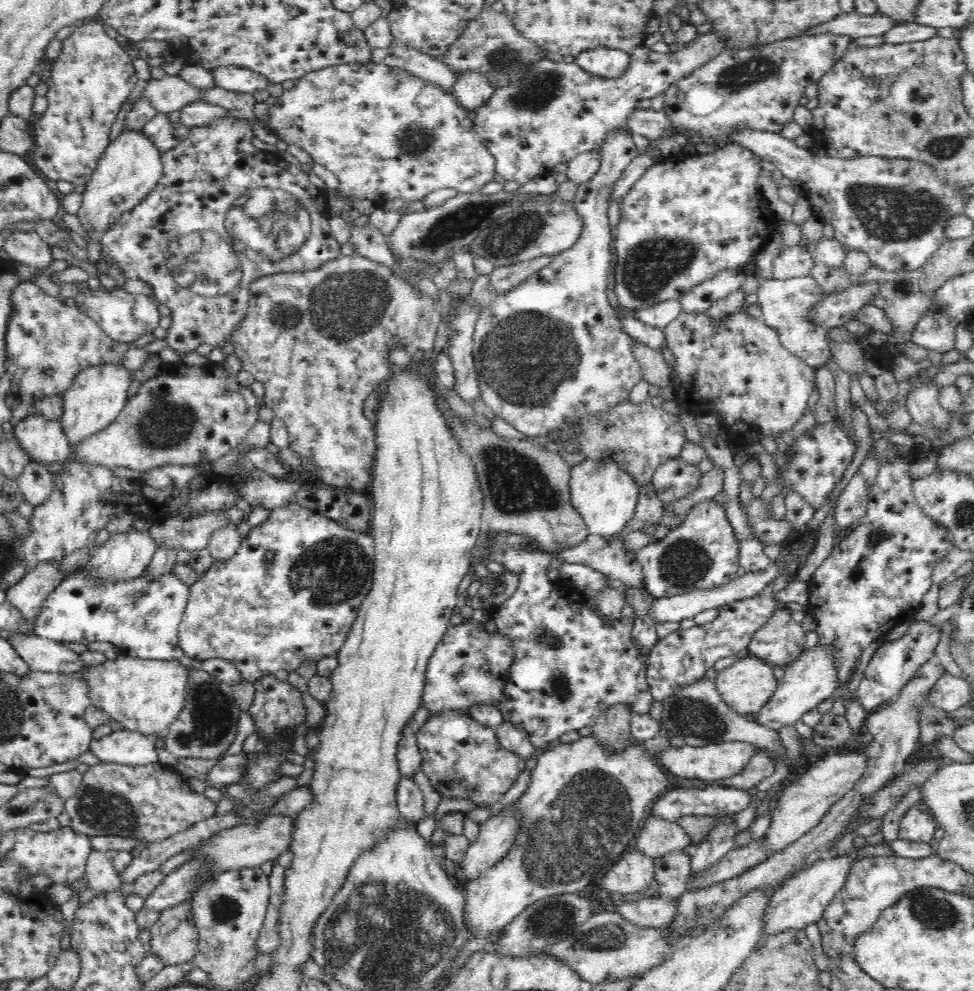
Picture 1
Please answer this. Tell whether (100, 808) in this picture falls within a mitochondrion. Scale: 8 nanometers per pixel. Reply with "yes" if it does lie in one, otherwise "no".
yes

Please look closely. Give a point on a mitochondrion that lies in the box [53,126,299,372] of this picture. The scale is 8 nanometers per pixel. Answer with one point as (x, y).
(193, 273)

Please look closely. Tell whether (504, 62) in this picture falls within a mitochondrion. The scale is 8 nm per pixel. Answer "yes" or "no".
yes

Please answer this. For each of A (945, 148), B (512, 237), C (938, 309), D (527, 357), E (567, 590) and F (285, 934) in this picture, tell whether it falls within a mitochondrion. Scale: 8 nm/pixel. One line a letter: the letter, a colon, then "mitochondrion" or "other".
A: mitochondrion
B: mitochondrion
C: other
D: mitochondrion
E: other
F: other

